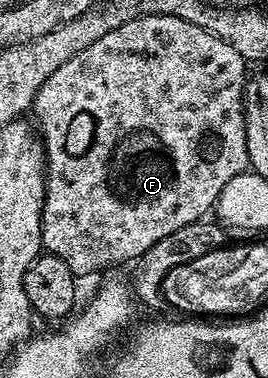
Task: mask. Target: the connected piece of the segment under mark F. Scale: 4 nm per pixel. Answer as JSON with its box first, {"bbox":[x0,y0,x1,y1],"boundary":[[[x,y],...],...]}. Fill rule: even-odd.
{"bbox":[31,16,249,278],"boundary":[[[140,16],[137,20],[118,26],[118,30],[110,30],[103,38],[98,38],[86,50],[74,54],[38,90],[32,99],[31,115],[36,115],[39,135],[44,145],[46,161],[46,179],[44,182],[44,205],[42,206],[42,238],[44,248],[51,255],[62,258],[66,266],[70,266],[73,276],[83,278],[100,272],[103,268],[112,268],[115,264],[135,262],[154,242],[174,234],[174,230],[182,230],[182,226],[190,226],[196,220],[204,220],[207,212],[211,213],[216,206],[217,198],[222,194],[226,182],[239,172],[249,167],[246,150],[246,122],[244,121],[244,76],[246,61],[230,46],[230,42],[222,42],[220,36],[202,30],[202,26],[194,26],[194,22],[186,22],[173,16]]]}

